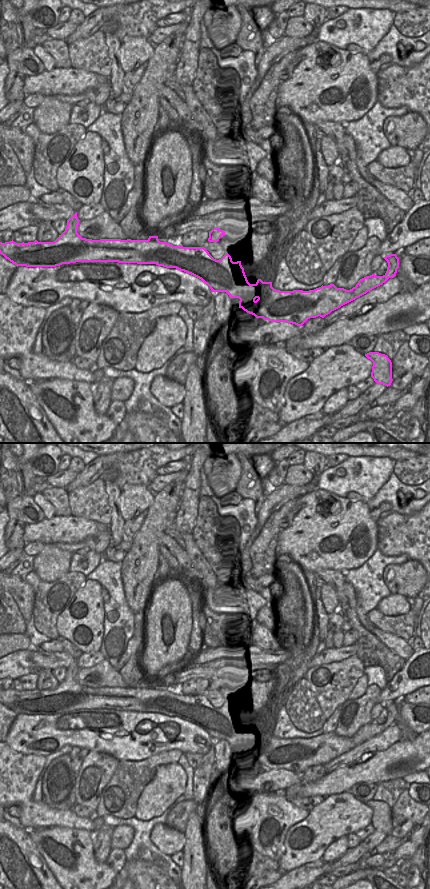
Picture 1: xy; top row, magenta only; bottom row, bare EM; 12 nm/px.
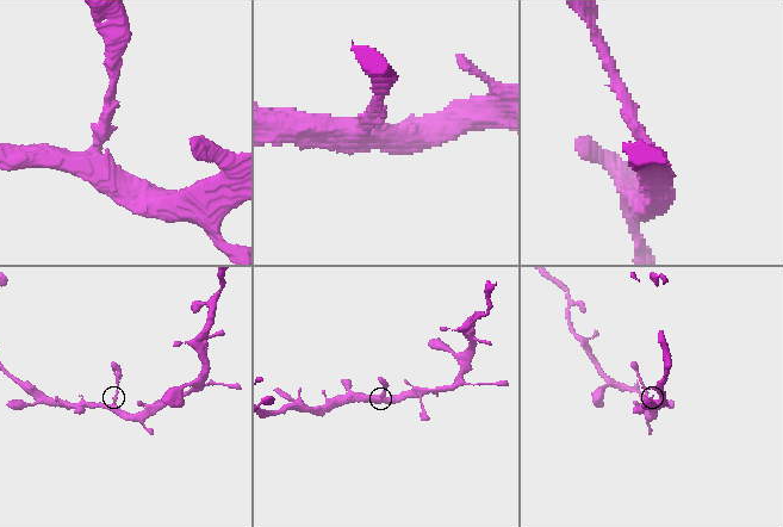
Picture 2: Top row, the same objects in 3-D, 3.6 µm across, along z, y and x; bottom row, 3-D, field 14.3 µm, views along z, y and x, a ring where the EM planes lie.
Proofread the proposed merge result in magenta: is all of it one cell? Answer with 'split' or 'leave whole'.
leave whole

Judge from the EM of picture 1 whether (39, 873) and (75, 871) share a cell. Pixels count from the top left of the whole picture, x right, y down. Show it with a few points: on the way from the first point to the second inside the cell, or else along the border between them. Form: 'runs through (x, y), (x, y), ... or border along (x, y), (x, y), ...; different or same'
border along (39, 852), (47, 867), (56, 878); different

